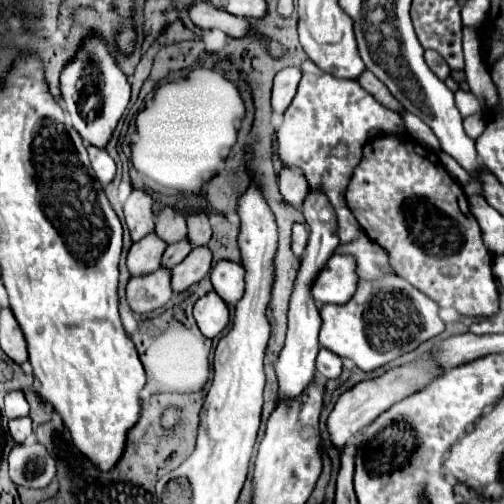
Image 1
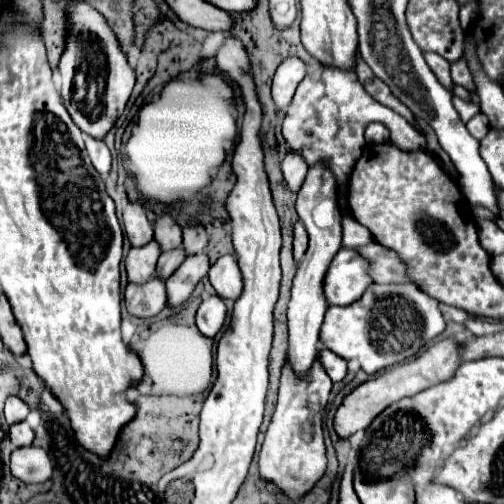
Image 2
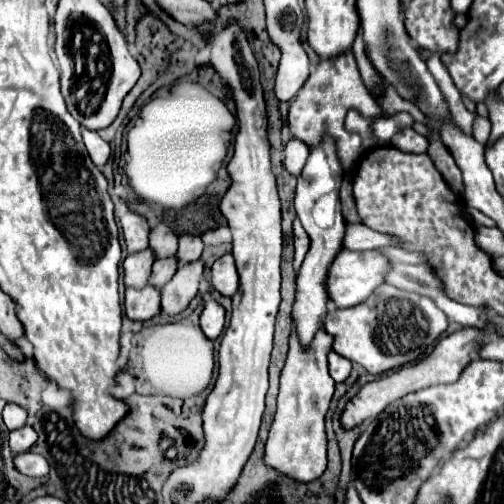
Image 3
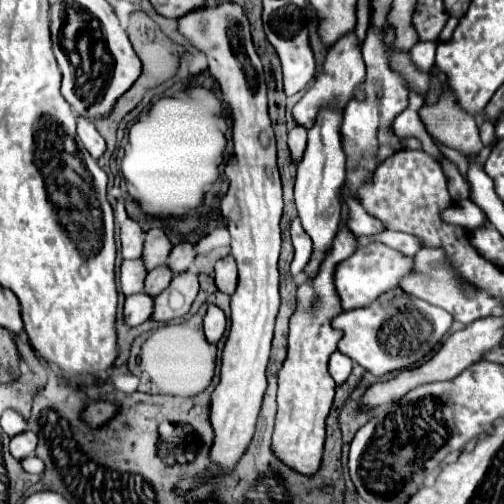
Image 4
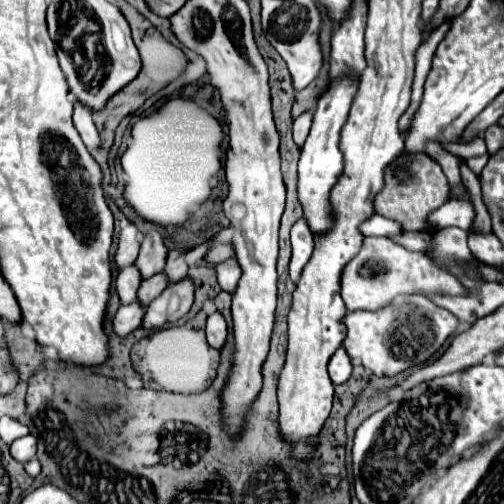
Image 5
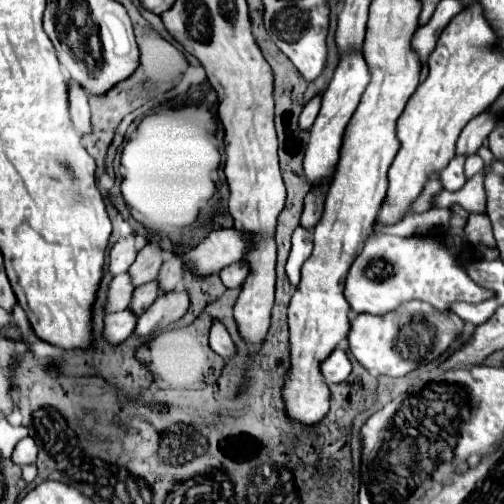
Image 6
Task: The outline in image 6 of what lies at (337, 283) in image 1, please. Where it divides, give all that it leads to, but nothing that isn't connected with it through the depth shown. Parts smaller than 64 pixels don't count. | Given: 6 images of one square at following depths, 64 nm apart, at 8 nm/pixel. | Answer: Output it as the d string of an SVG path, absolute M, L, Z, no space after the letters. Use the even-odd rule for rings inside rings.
M368 236L364 248L344 284L344 298L354 312L386 314L406 300L424 300L438 310L448 310L456 300L482 302L492 298L492 292L474 284L460 268L456 256L446 250L440 238L400 238L400 236Z

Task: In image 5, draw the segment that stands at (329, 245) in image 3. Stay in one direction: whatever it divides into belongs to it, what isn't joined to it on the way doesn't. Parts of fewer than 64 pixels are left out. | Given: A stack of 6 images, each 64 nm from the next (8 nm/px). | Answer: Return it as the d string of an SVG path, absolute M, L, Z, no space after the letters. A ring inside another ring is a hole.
M342 78L332 84L332 88L318 100L318 108L312 118L312 128L308 134L306 144L300 152L298 162L298 200L304 212L304 220L312 234L324 234L328 228L332 228L332 204L330 204L330 190L340 178L340 172L344 168L344 158L338 148L340 144L340 130L344 126L344 120L348 118L352 98L358 90L358 80L354 78Z

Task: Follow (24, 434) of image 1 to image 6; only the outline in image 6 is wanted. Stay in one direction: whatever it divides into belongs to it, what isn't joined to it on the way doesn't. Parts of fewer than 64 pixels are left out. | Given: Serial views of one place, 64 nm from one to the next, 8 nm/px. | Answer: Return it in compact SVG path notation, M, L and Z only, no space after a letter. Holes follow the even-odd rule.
M28 436L24 440L20 440L12 452L12 462L20 464L20 466L26 466L26 464L34 464L36 462L36 454L38 454L38 448L36 448L36 442Z

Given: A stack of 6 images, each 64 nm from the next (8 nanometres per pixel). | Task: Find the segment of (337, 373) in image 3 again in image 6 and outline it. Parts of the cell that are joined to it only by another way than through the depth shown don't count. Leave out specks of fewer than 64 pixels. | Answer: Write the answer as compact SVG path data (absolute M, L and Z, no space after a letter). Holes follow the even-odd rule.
M336 348L324 362L322 362L322 374L328 382L344 382L350 374L352 366L348 360L348 354L342 348Z

